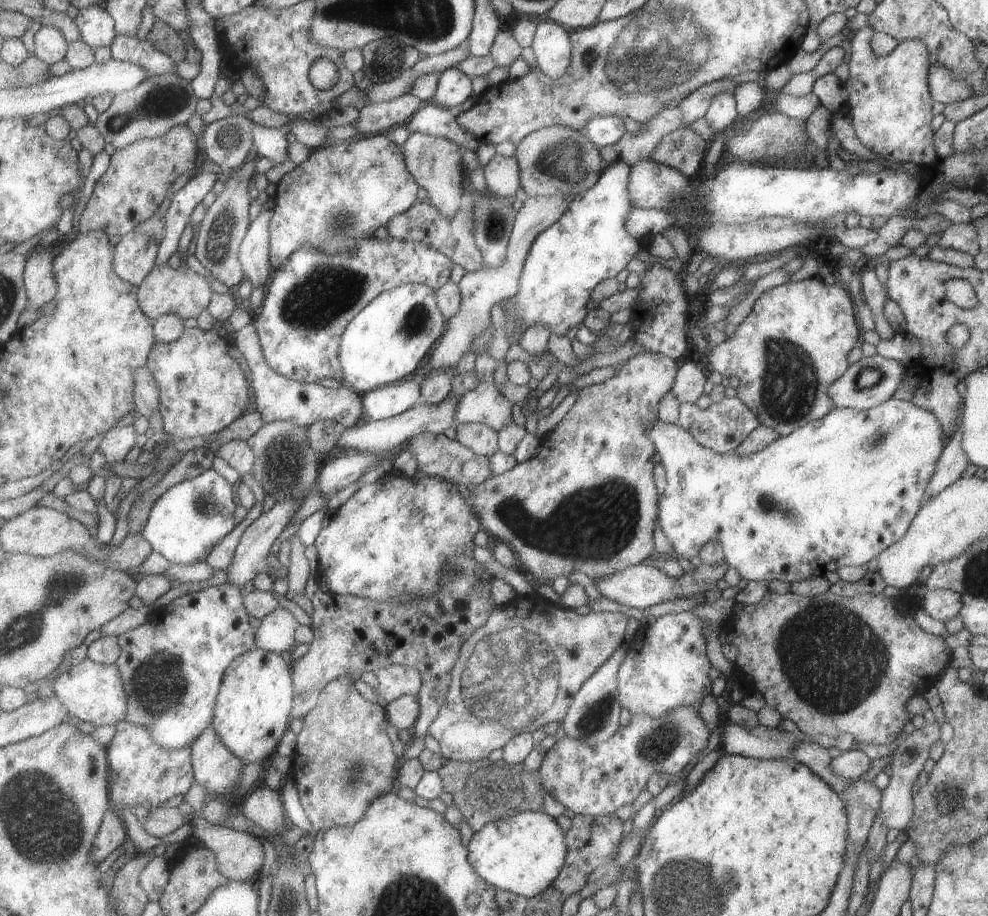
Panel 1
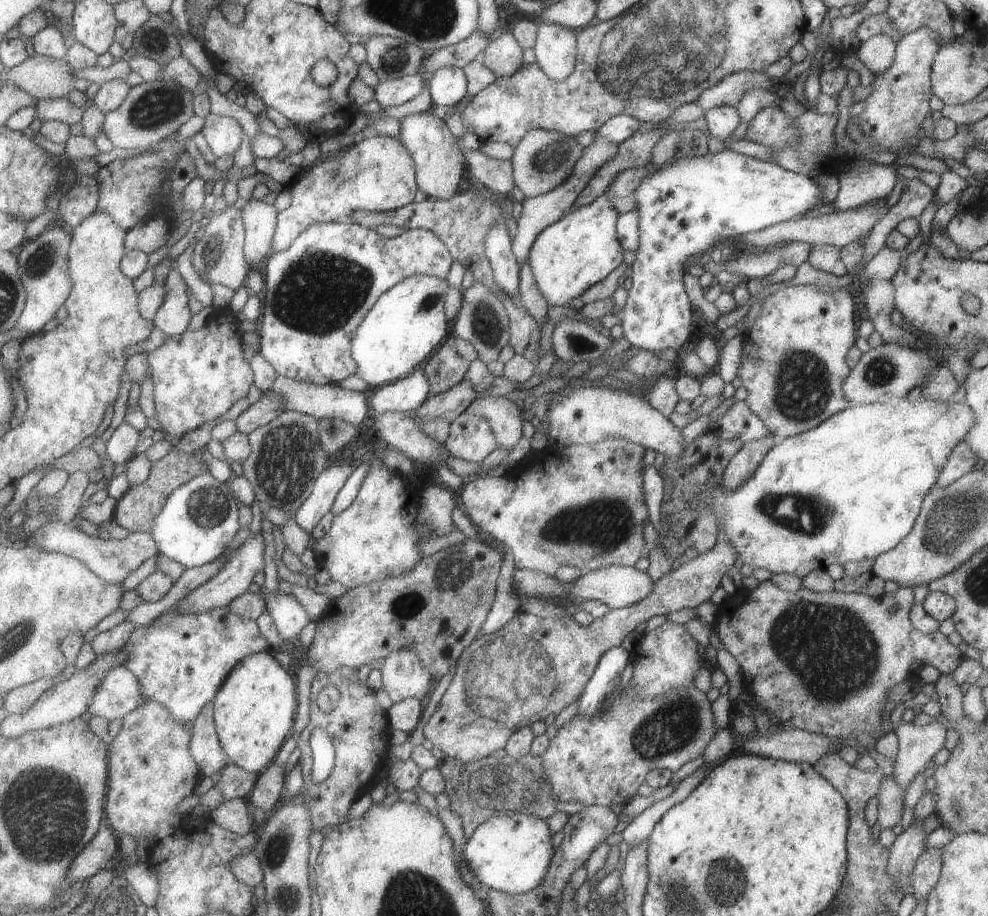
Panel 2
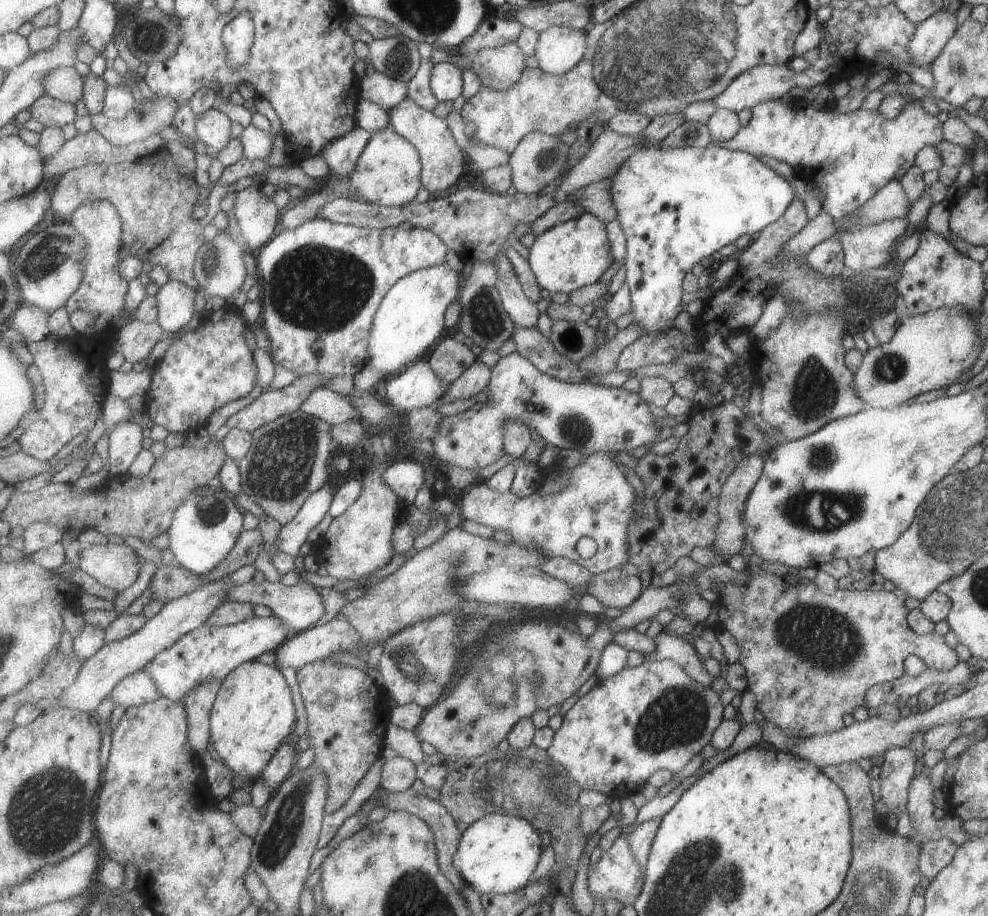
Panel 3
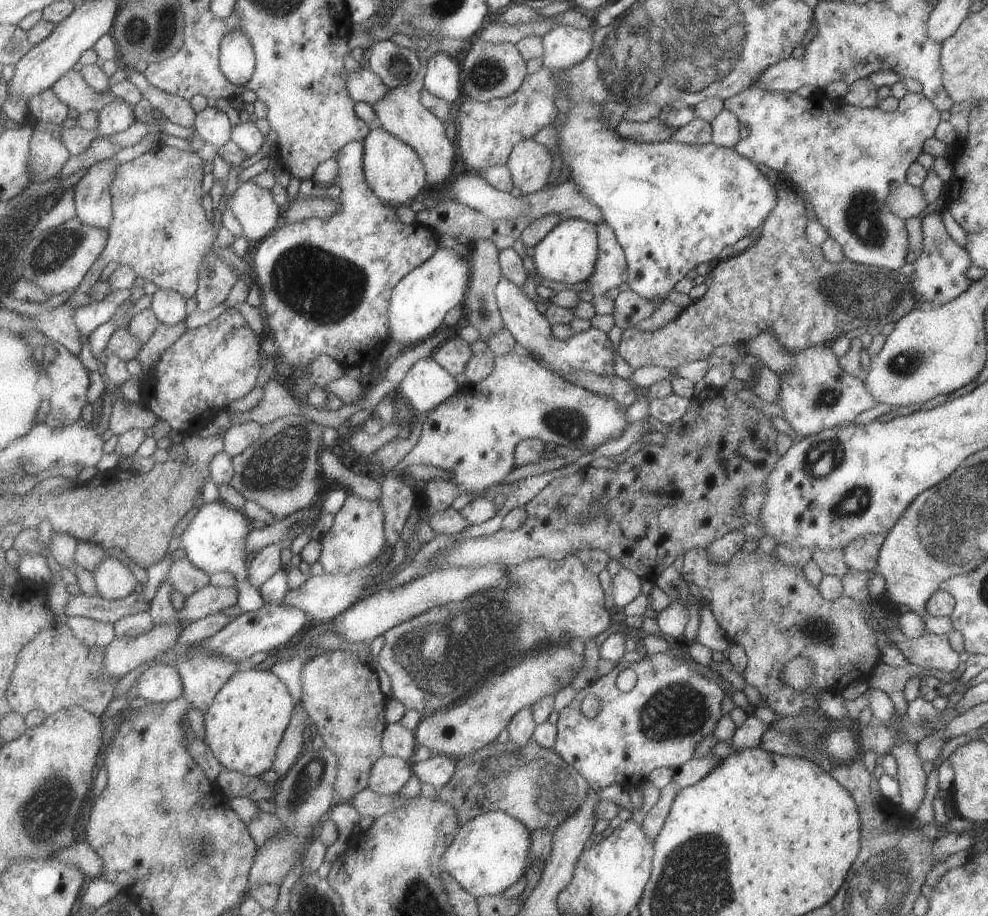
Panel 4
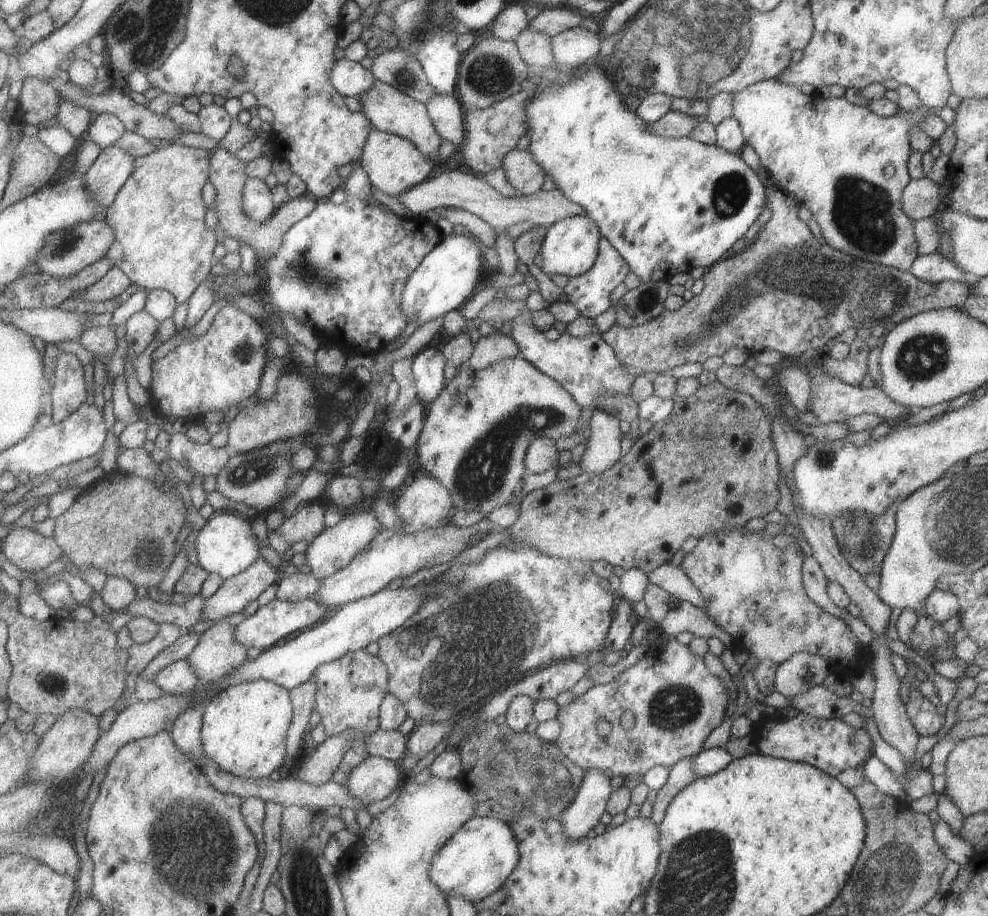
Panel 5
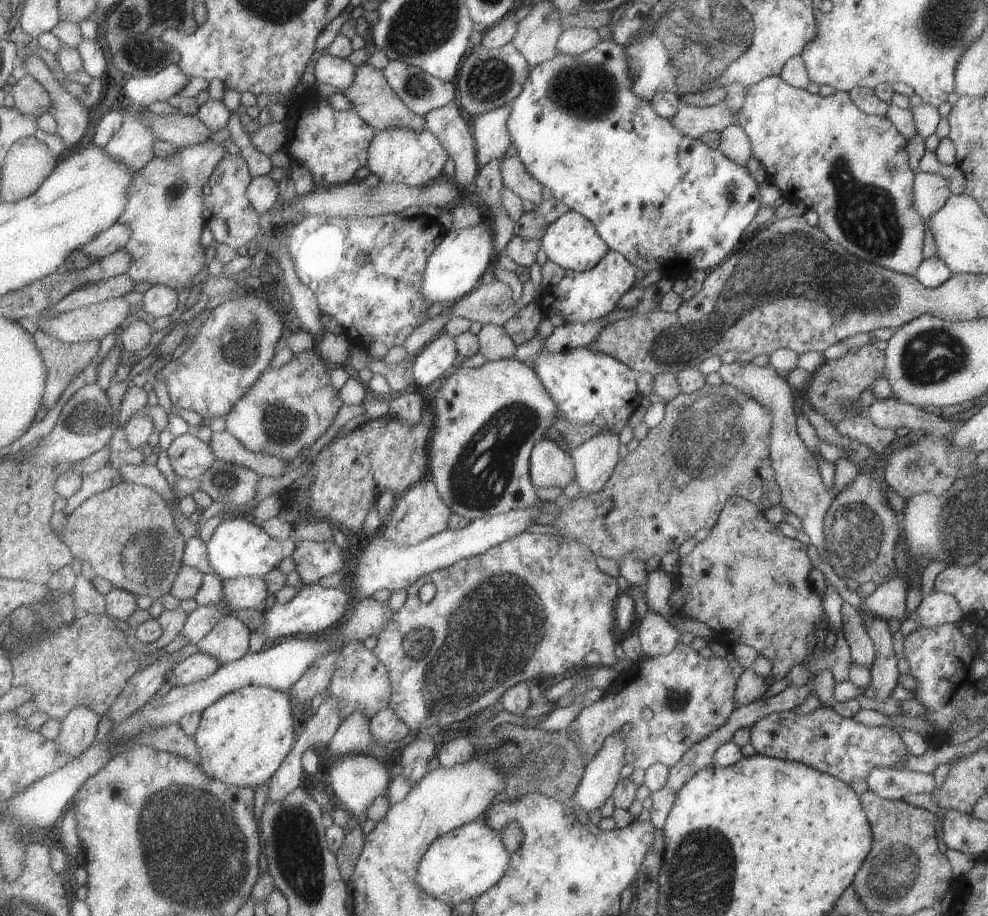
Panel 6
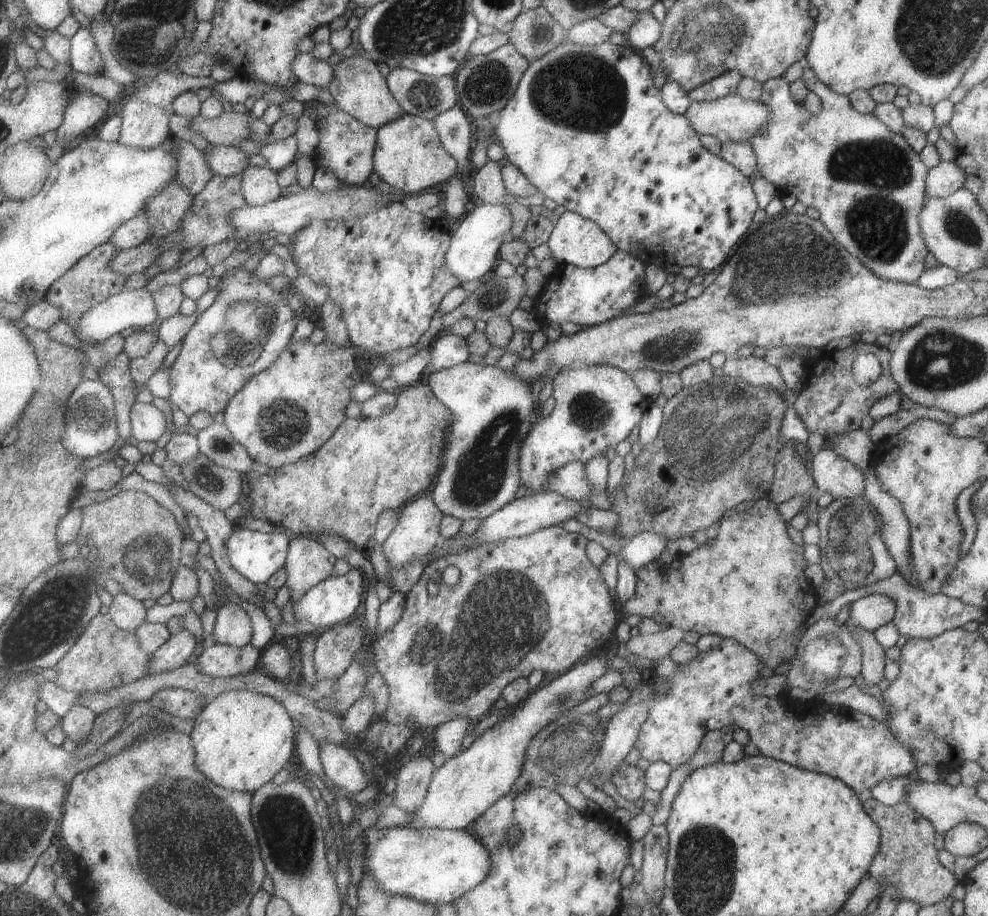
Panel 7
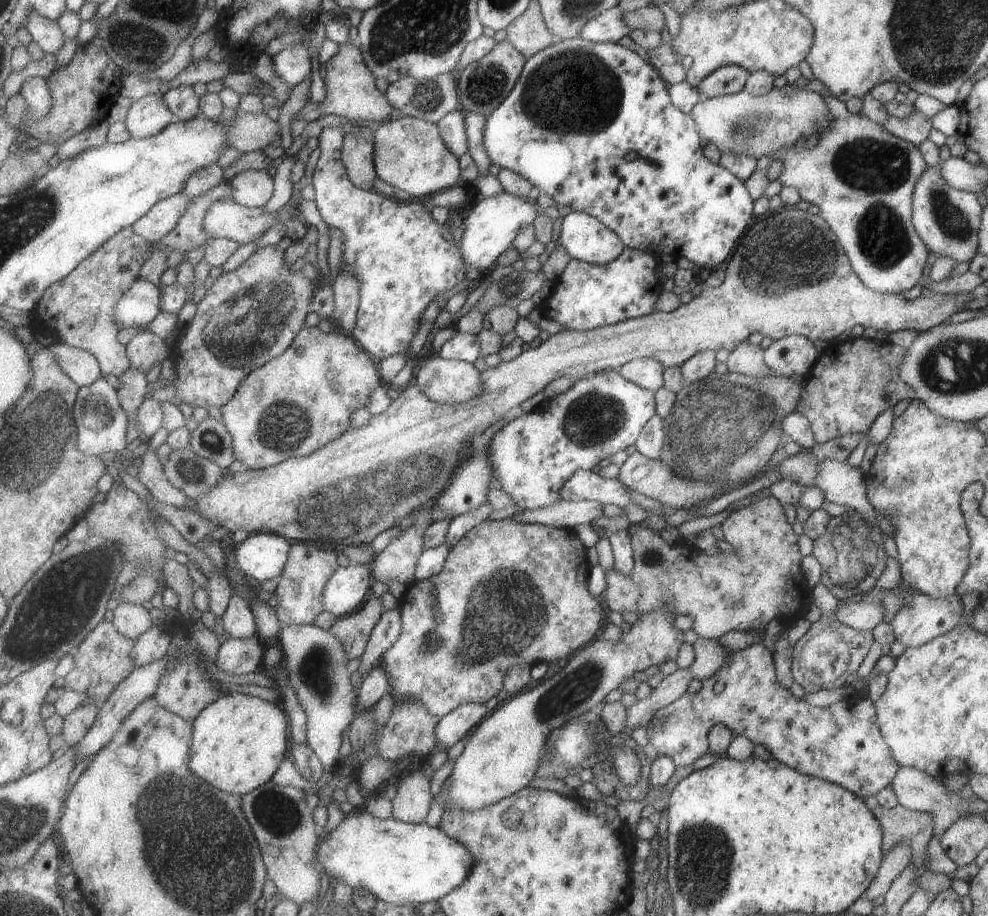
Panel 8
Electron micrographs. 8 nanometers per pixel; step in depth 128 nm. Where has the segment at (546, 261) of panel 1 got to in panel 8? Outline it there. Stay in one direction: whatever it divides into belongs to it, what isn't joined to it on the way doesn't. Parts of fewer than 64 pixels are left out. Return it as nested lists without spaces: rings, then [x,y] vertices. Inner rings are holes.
[[[580,211],[565,217],[559,242],[572,259],[592,265],[613,262],[625,247],[617,232]]]

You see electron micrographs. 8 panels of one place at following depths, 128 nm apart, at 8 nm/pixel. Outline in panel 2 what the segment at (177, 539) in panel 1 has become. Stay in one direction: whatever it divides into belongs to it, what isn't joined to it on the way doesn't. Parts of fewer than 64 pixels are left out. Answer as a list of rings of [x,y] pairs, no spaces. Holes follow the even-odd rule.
[[[211,473],[196,477],[169,498],[161,516],[158,517],[157,529],[153,534],[158,541],[161,553],[176,562],[180,562],[186,570],[203,567],[214,562],[228,550],[228,546],[236,540],[238,532],[242,530],[242,522],[240,522],[241,505],[242,502],[234,489],[231,488],[230,482],[222,483]]]

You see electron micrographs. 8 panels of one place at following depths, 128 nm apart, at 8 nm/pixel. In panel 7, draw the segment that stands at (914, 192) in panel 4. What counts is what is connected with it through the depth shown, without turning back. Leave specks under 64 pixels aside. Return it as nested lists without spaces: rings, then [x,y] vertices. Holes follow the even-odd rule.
[[[955,161],[943,162],[929,170],[925,181],[926,197],[946,197],[964,188],[967,174]]]

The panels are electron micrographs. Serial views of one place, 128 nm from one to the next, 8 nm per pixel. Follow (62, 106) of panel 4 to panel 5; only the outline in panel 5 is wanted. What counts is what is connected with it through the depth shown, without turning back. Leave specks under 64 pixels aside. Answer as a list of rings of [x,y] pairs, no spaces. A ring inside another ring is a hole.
[[[25,78],[25,85],[19,98],[24,122],[39,124],[58,117],[62,110],[63,96],[42,78]]]

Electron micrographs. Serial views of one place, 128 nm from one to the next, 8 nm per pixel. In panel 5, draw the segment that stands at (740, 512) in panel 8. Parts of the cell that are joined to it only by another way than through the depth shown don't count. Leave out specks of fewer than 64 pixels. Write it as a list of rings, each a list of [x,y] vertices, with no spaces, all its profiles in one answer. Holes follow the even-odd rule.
[[[732,526],[701,538],[680,564],[702,598],[707,600],[707,616],[716,625],[723,626],[737,646],[748,650],[756,659],[756,667],[750,672],[766,698],[775,692],[774,678],[778,666],[800,652],[826,658],[833,675],[842,678],[857,677],[870,666],[871,652],[858,640],[849,624],[823,610],[806,595],[802,580],[804,560],[804,552],[792,535],[768,536],[763,531],[746,532],[742,526]]]

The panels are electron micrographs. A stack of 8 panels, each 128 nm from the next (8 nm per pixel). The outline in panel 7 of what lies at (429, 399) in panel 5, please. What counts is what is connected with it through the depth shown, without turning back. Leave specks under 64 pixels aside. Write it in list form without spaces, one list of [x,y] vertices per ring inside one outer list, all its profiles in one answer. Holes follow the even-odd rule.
[[[451,331],[443,332],[433,343],[432,362],[428,369],[428,375],[446,368],[466,363],[470,356],[474,356],[470,351],[469,340]]]

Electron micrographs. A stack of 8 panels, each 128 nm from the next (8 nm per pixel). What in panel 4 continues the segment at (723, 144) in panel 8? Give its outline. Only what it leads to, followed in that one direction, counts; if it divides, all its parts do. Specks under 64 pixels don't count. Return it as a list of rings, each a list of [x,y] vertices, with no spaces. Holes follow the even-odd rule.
[[[658,119],[638,123],[626,122],[623,120],[616,127],[616,132],[626,138],[626,140],[634,140],[634,142],[658,142],[668,141],[668,138],[674,134],[674,128],[666,126],[664,122]]]

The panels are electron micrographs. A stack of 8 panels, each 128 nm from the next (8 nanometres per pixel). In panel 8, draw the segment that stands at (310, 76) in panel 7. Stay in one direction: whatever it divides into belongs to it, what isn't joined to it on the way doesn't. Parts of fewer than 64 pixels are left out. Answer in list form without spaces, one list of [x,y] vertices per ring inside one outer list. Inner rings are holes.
[[[302,42],[290,44],[290,48],[284,48],[273,58],[273,65],[277,75],[284,79],[290,87],[306,82],[306,79],[315,73],[313,54],[310,52],[310,47]]]

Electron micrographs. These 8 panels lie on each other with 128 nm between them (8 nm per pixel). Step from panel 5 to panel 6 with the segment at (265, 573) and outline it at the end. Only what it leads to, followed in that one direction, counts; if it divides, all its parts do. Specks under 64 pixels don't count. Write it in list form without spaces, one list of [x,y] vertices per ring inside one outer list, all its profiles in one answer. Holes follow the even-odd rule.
[[[262,576],[227,579],[223,582],[224,601],[220,605],[199,606],[189,614],[189,619],[182,636],[190,643],[198,645],[220,622],[224,616],[230,616],[232,610],[258,608],[271,596],[268,593],[268,582]]]

